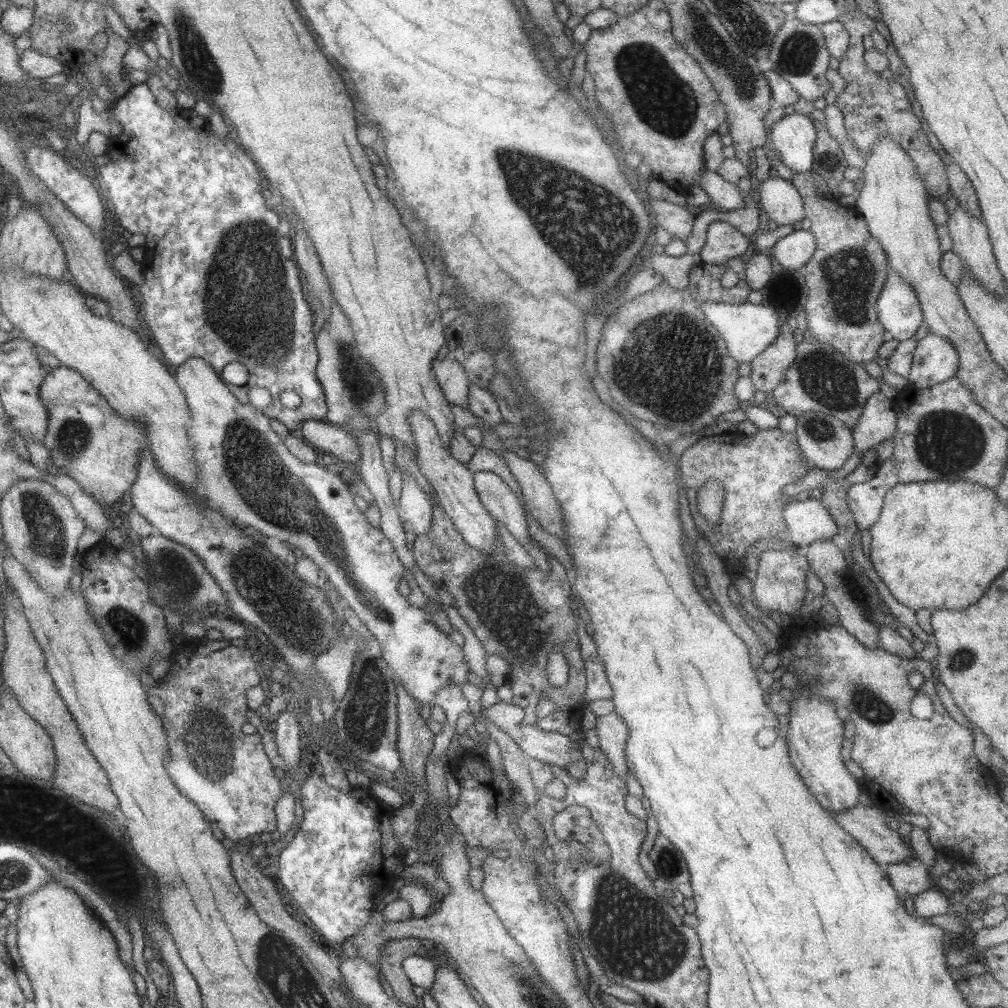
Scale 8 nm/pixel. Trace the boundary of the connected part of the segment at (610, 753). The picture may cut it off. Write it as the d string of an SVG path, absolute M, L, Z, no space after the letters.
M610 716L597 718L594 729L598 736L598 748L605 753L617 776L625 782L627 768L624 748L628 737L627 725L621 718Z

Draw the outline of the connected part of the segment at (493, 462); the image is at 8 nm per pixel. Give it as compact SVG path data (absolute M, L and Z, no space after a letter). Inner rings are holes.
M477 447L469 458L466 468L474 472L487 471L494 472L497 476L500 476L503 479L505 484L509 485L509 488L513 492L519 494L519 485L515 480L515 477L509 472L509 467L507 463L503 462L503 459L497 455L497 453L489 450L485 447Z

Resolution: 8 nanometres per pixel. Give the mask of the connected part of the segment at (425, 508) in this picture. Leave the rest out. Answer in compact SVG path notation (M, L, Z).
M400 469L401 492L399 497L398 519L405 531L415 536L429 530L431 524L432 501L405 470Z

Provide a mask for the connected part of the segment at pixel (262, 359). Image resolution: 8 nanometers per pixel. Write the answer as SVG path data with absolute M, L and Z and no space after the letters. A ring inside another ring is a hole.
M143 82L137 85L131 85L126 93L119 98L114 98L109 105L110 115L119 123L120 134L110 136L106 143L106 149L103 156L108 158L108 161L101 166L96 166L95 174L97 174L97 184L105 191L113 212L119 221L119 224L131 234L143 234L145 241L142 244L144 249L144 260L140 263L144 281L139 284L139 310L141 313L140 322L143 322L143 327L147 326L149 330L149 340L153 340L156 353L164 358L164 363L174 369L181 366L181 362L189 360L189 358L203 358L205 362L212 368L214 373L220 376L223 367L231 362L238 362L245 366L248 371L248 380L243 386L232 386L227 384L228 390L235 396L235 399L242 404L247 404L247 392L251 388L263 388L271 395L271 404L261 410L267 418L274 418L286 426L288 430L292 430L299 422L306 420L323 420L326 418L327 407L325 405L324 393L317 382L316 365L318 362L318 354L314 346L313 326L314 320L312 315L313 308L309 304L308 297L301 278L301 272L296 265L294 252L288 236L280 236L277 233L277 222L281 215L278 209L269 209L265 206L263 194L261 194L261 178L259 170L253 159L249 156L246 150L227 137L218 137L210 126L210 122L199 116L191 107L188 109L175 107L174 109L165 110L161 108L154 99L153 93L149 87ZM283 390L291 390L301 398L297 408L283 408L279 402L279 393Z

